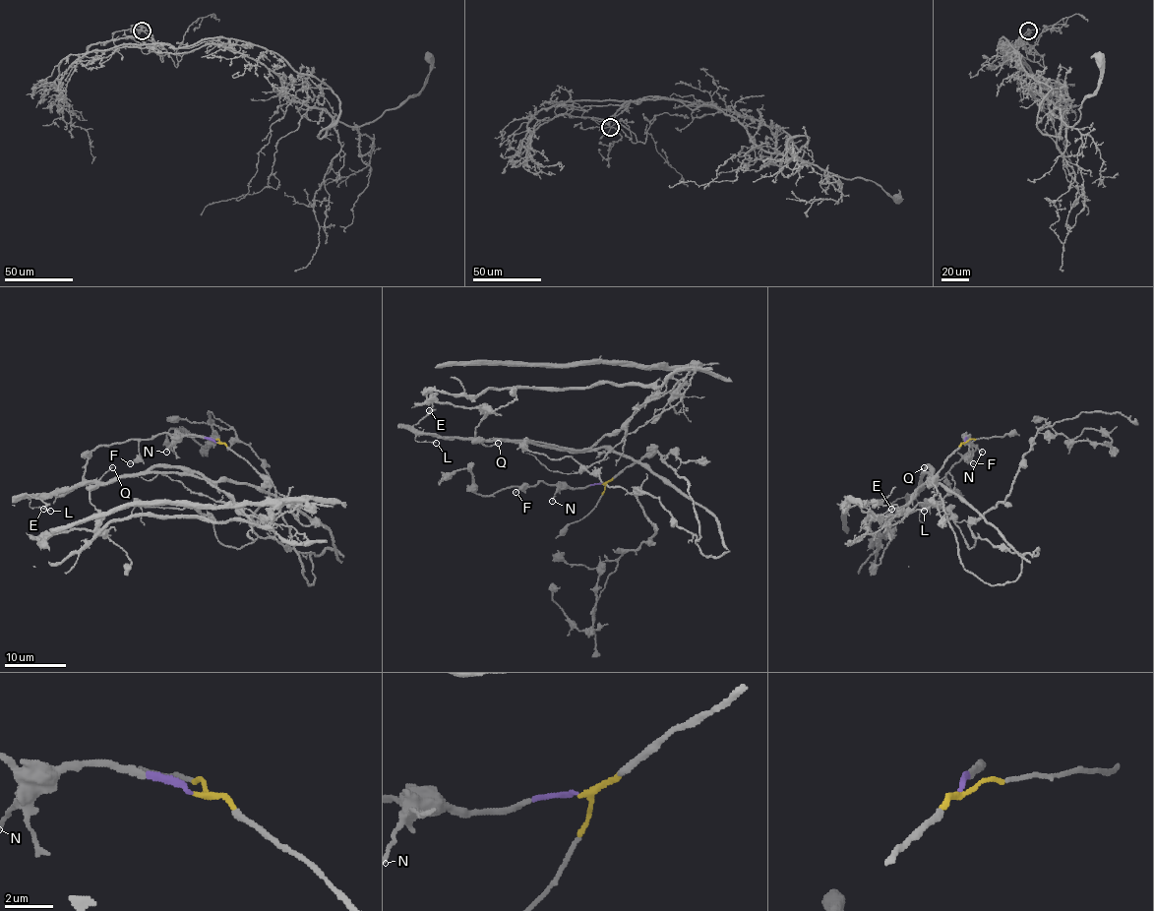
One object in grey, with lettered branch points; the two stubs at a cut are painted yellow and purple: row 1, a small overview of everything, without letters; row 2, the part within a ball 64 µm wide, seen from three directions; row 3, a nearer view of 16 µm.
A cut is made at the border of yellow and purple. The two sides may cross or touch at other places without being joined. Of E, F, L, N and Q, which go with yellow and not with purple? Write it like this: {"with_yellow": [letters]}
{"with_yellow": ["E", "L", "Q"]}

